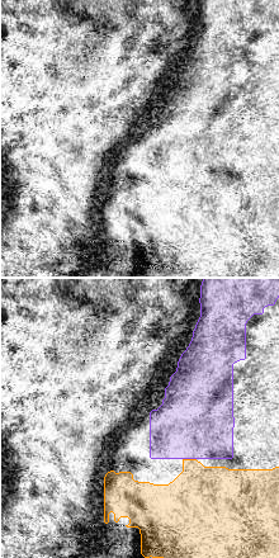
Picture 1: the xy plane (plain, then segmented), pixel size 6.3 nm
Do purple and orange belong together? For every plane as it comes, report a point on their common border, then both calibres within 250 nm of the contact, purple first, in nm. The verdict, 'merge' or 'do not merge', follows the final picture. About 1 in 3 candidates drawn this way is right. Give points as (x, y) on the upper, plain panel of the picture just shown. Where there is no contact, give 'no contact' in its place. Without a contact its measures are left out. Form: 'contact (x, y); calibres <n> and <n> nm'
contact (189, 174); calibres 480 and 380 nm

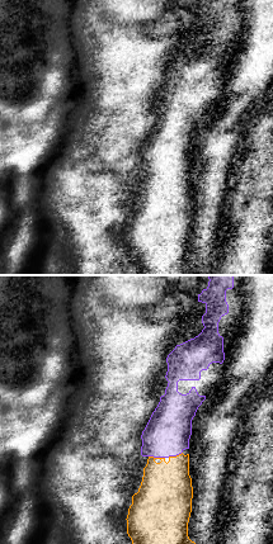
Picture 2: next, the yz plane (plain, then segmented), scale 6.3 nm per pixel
contact (156, 173); calibres 280 and 340 nm

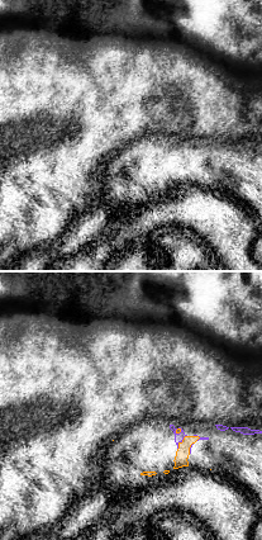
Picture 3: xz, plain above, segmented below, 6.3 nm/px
contact (180, 157); calibres 60 and 90 nm

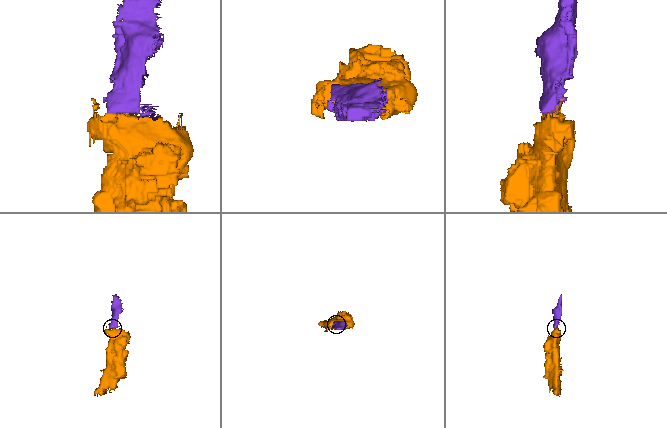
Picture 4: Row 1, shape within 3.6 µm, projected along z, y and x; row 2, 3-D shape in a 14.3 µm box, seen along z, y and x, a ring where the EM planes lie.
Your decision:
merge

